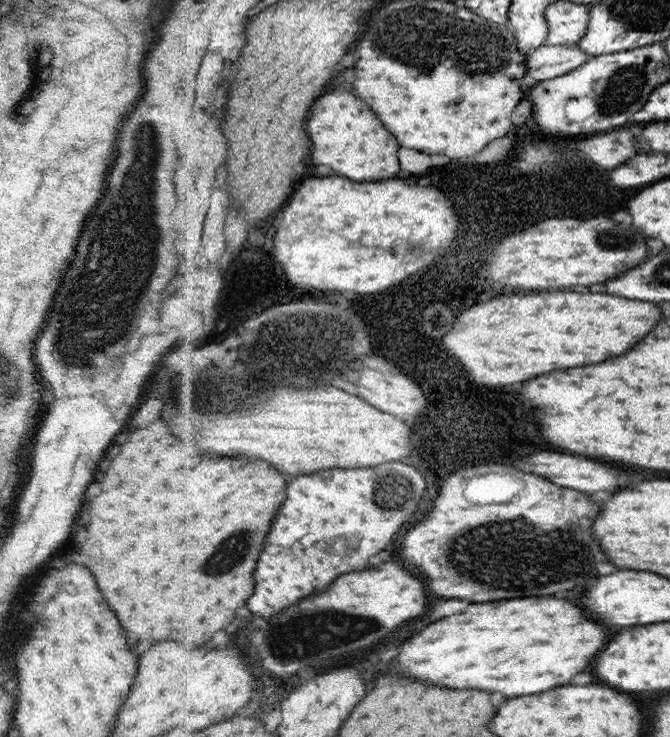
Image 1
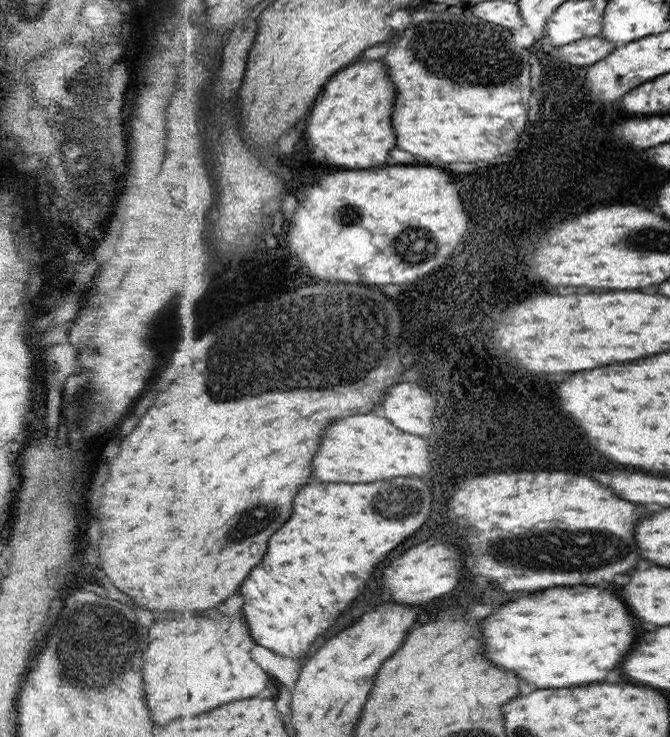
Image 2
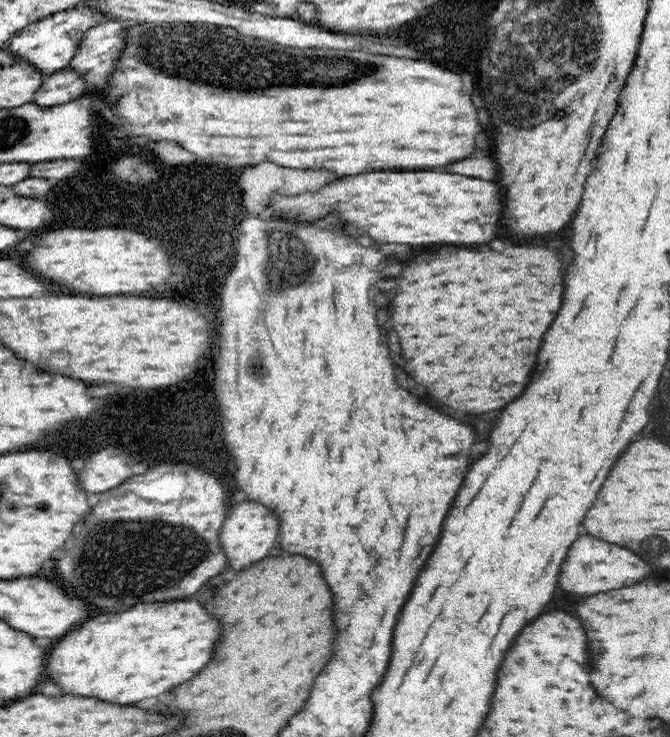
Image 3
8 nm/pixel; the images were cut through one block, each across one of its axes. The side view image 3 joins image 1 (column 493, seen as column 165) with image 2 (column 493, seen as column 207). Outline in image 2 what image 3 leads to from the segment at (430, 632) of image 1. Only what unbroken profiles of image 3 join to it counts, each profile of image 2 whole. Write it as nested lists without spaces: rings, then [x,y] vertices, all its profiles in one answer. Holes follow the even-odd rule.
[[[574,586],[574,588],[550,588],[546,592],[534,592],[530,596],[524,596],[520,600],[508,602],[502,608],[498,608],[496,612],[492,612],[484,622],[482,622],[482,650],[486,652],[486,658],[492,664],[498,664],[498,668],[506,670],[506,672],[514,672],[516,676],[524,678],[528,684],[534,684],[538,688],[572,688],[572,686],[582,686],[588,682],[598,682],[600,678],[604,680],[606,674],[616,666],[616,662],[622,662],[624,654],[630,650],[632,642],[636,640],[636,622],[630,616],[628,608],[620,602],[620,598],[612,592],[594,588],[594,586]]]

